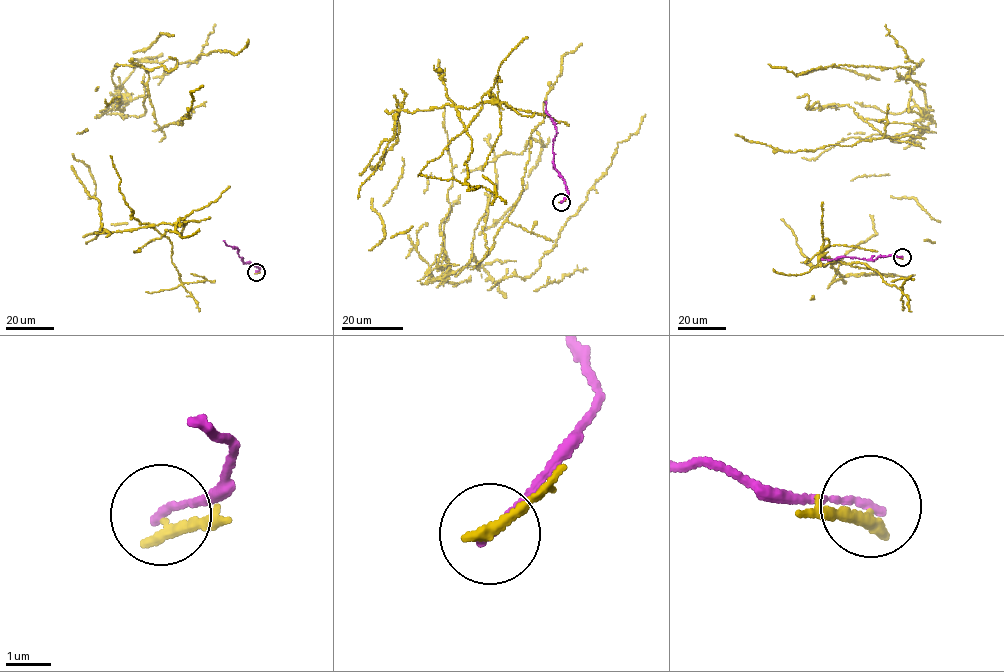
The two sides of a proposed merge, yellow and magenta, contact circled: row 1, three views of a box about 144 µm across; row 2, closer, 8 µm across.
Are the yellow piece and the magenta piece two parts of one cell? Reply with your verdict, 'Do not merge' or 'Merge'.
Do not merge

